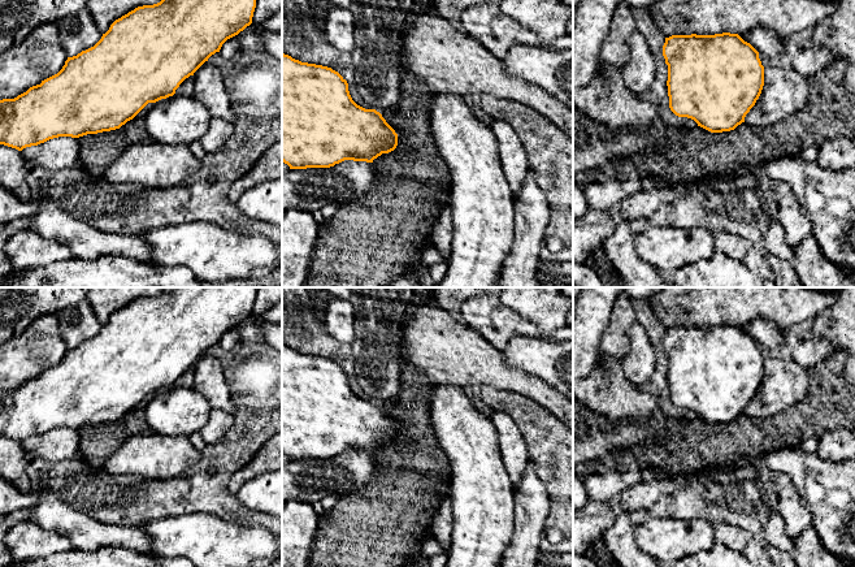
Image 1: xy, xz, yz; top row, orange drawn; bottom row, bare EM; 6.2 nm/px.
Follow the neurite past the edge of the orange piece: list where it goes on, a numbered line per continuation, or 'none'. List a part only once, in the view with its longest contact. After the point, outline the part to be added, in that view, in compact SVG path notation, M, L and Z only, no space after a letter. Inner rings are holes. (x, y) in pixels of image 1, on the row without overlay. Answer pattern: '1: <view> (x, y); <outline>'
none

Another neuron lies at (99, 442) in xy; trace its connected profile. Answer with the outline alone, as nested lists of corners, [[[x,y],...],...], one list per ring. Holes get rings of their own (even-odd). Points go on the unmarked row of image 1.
[[[134,408],[120,420],[77,429],[81,437],[78,455],[90,466],[103,468],[120,446],[133,436],[148,434],[144,411]]]

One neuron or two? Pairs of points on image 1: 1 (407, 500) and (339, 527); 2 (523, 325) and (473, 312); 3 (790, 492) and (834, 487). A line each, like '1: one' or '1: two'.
1: one
2: one
3: two

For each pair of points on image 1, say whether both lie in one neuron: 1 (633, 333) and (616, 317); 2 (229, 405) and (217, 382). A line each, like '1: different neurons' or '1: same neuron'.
1: different neurons
2: same neuron

